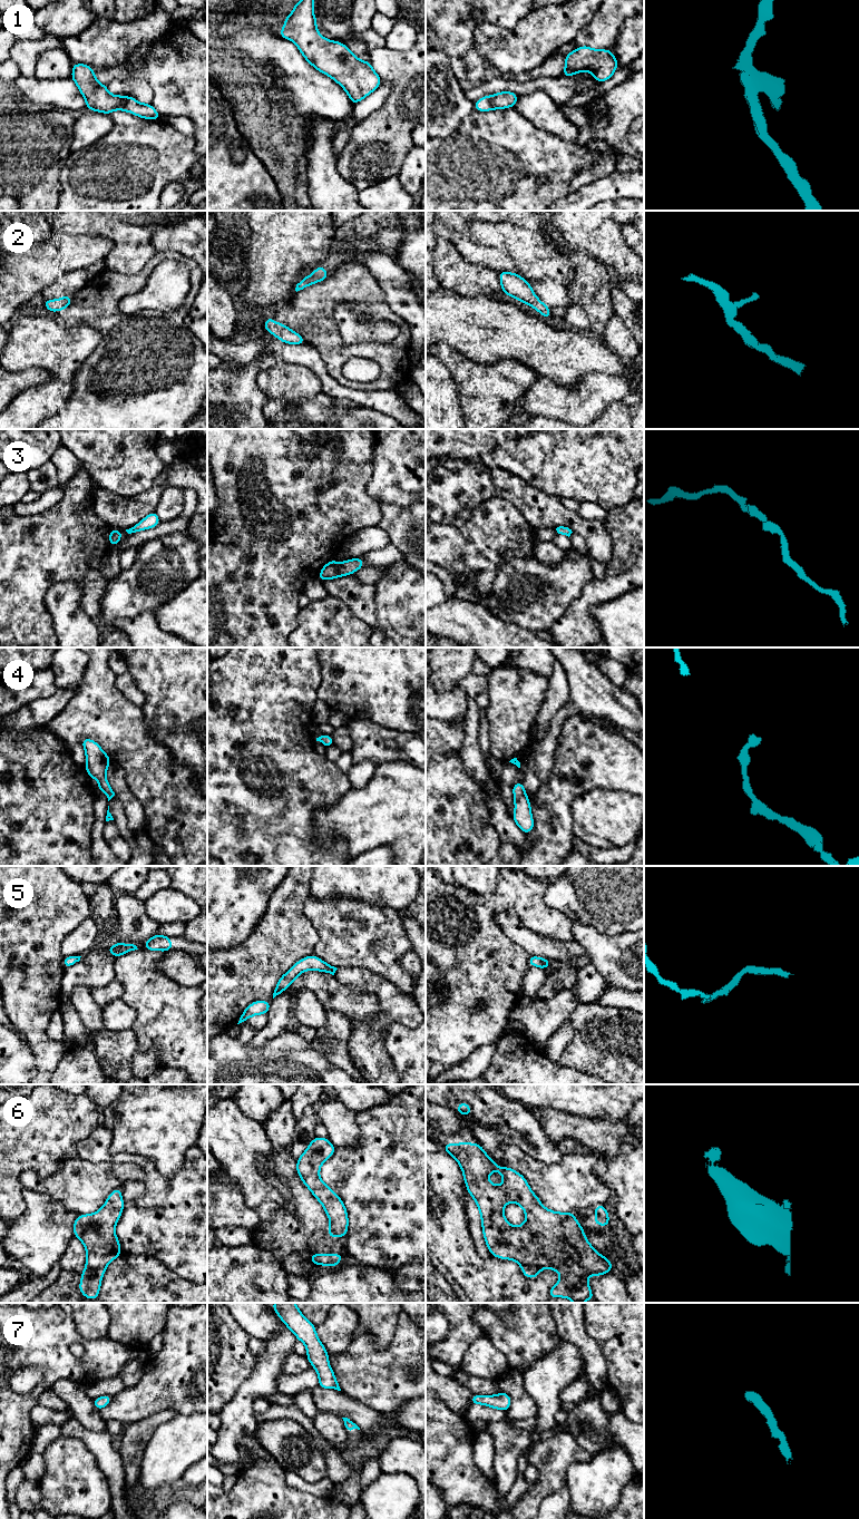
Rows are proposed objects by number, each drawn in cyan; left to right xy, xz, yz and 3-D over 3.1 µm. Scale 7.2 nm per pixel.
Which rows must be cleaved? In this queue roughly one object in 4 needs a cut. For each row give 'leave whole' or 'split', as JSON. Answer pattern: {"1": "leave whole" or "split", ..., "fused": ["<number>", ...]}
{"1": "leave whole", "2": "leave whole", "3": "leave whole", "4": "leave whole", "5": "leave whole", "6": "leave whole", "7": "leave whole", "fused": []}

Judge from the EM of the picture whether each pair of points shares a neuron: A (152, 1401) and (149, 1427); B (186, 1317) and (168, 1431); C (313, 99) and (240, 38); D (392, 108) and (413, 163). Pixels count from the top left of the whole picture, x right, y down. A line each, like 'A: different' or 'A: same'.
A: different
B: different
C: same
D: different

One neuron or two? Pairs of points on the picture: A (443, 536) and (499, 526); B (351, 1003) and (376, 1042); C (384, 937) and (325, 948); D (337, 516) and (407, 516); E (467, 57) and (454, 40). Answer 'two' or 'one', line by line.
A: one
B: two
C: one
D: two
E: one

